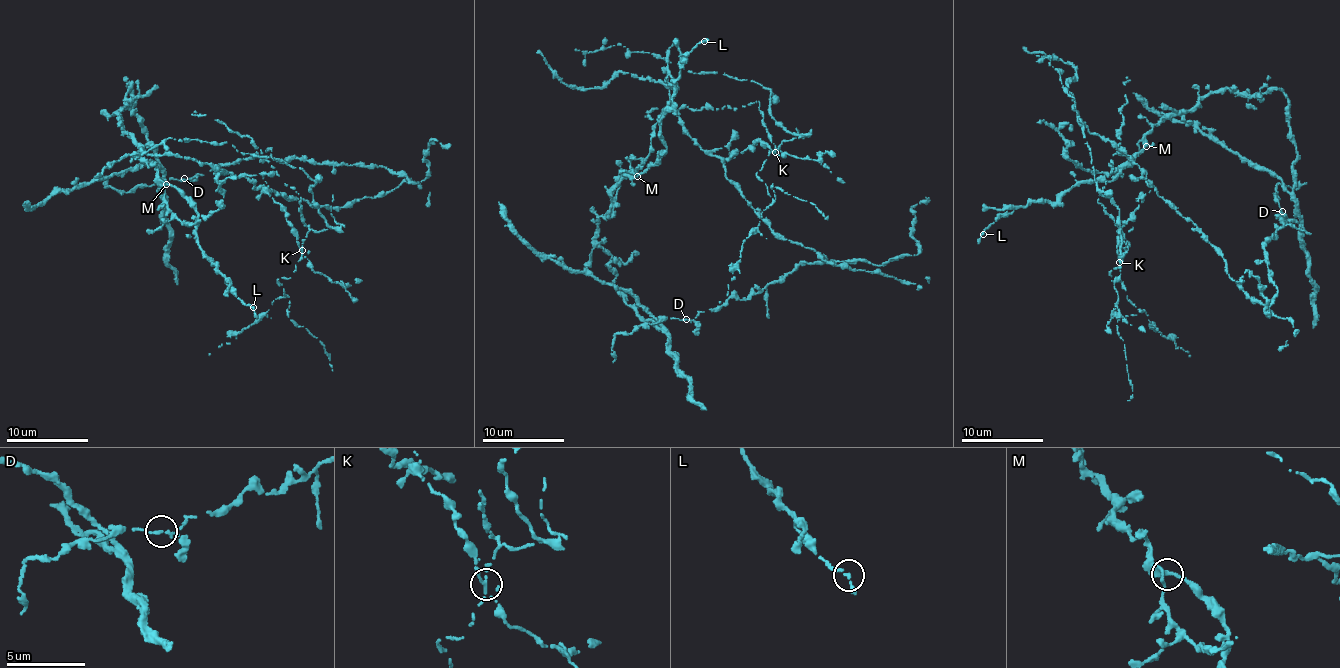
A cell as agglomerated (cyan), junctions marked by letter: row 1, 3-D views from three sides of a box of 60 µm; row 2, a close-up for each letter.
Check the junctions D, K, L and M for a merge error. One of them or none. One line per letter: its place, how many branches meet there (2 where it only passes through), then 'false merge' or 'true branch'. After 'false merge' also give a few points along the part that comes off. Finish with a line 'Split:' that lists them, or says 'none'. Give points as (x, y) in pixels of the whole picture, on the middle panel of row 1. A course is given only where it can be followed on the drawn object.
D: at (686, 319); 3 branches meet; true branch
K: at (775, 152); 4 branches meet; false merge; foreign part runs (774, 152), (796, 134), (774, 119), (770, 91), (751, 80), (691, 73), (621, 45), (574, 49)
L: at (704, 41); 2 branches meet; true branch
M: at (637, 176); 4 branches meet; true branch
Split: K

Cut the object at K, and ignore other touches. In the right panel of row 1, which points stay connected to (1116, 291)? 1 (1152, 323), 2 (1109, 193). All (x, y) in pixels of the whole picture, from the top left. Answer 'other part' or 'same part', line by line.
1: other part
2: other part

